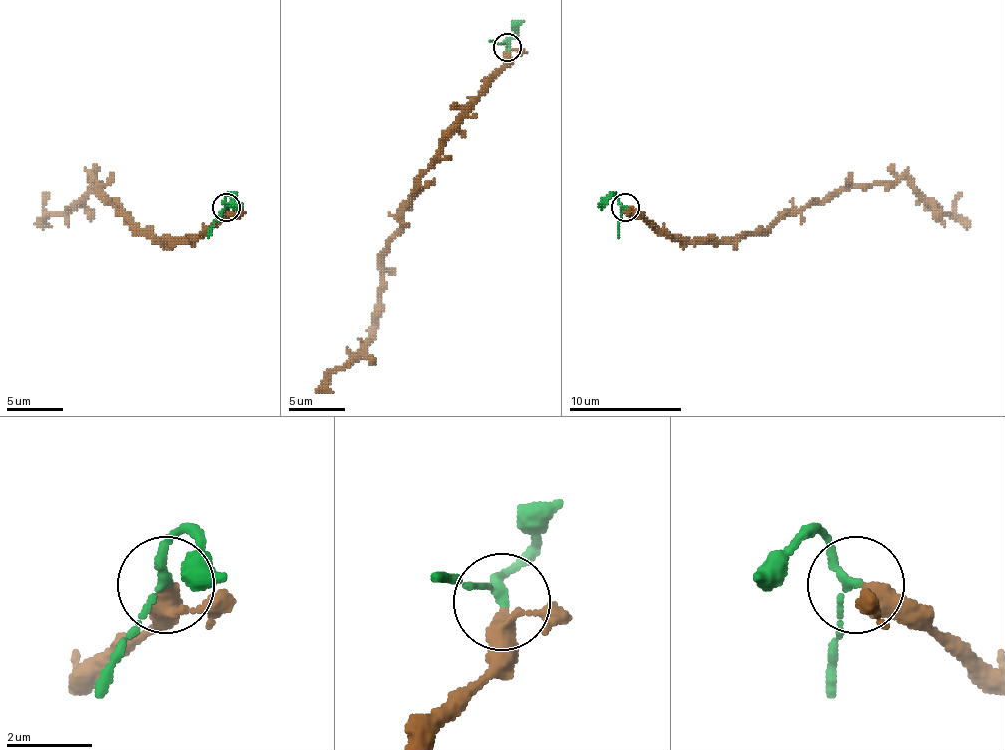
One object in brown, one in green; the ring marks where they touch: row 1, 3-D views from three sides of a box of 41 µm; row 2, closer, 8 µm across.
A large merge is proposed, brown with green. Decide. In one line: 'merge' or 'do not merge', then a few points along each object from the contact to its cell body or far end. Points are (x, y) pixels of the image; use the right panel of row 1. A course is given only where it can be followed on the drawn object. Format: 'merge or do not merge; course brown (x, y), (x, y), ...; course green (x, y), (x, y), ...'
do not merge; course brown (627, 207), (675, 237), (739, 240), (851, 187), (905, 178), (941, 212), (955, 207), (961, 192); course green (624, 207), (613, 192), (599, 207)

